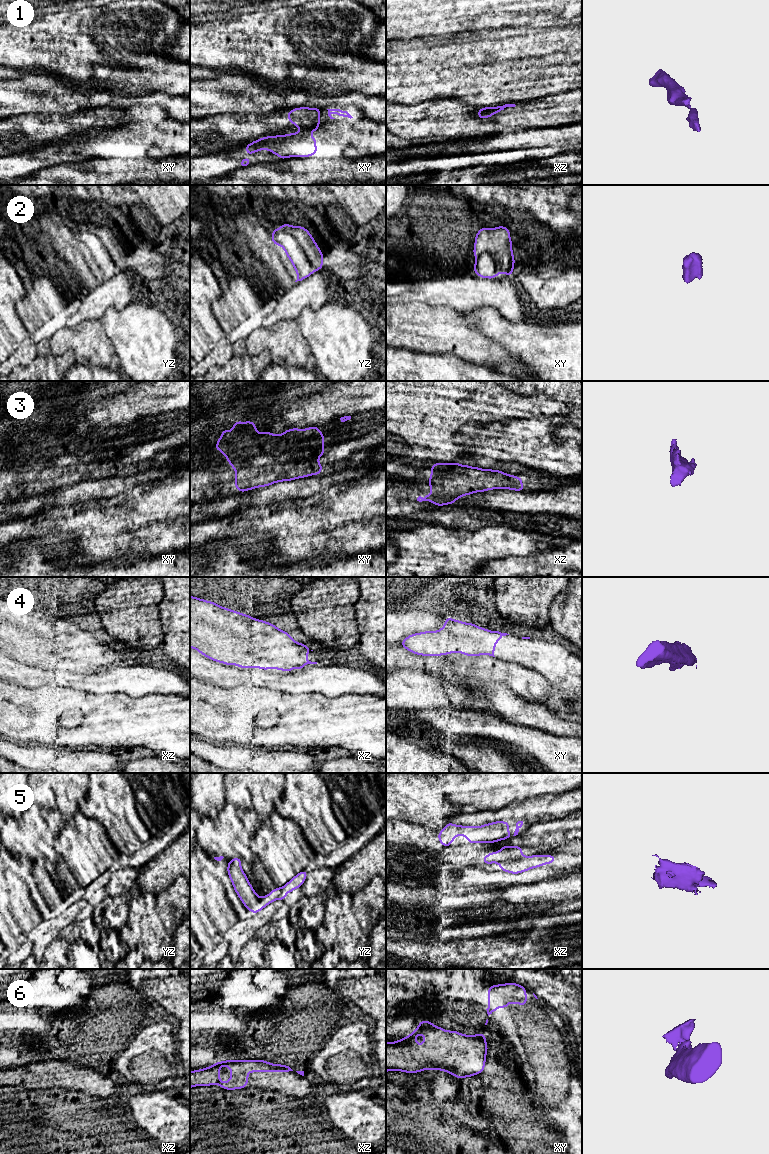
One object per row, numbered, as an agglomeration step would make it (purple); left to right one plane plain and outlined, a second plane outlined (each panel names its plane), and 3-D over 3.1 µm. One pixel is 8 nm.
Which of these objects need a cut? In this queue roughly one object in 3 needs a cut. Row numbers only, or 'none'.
1, 5, 6

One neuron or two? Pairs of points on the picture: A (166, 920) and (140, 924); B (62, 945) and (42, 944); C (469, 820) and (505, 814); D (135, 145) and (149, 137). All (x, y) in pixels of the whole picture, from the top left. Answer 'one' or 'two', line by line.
A: one
B: two
C: one
D: two

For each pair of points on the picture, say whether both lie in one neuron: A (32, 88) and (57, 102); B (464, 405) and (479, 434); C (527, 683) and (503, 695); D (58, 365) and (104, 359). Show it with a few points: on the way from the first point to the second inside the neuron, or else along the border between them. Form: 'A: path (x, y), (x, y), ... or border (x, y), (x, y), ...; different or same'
A: path (38, 93), (51, 96); same
B: border (496, 422), (487, 425), (464, 424), (454, 437); different
C: border (490, 682), (501, 682), (522, 698), (533, 702); different
D: border (69, 348), (73, 353), (75, 361); different

